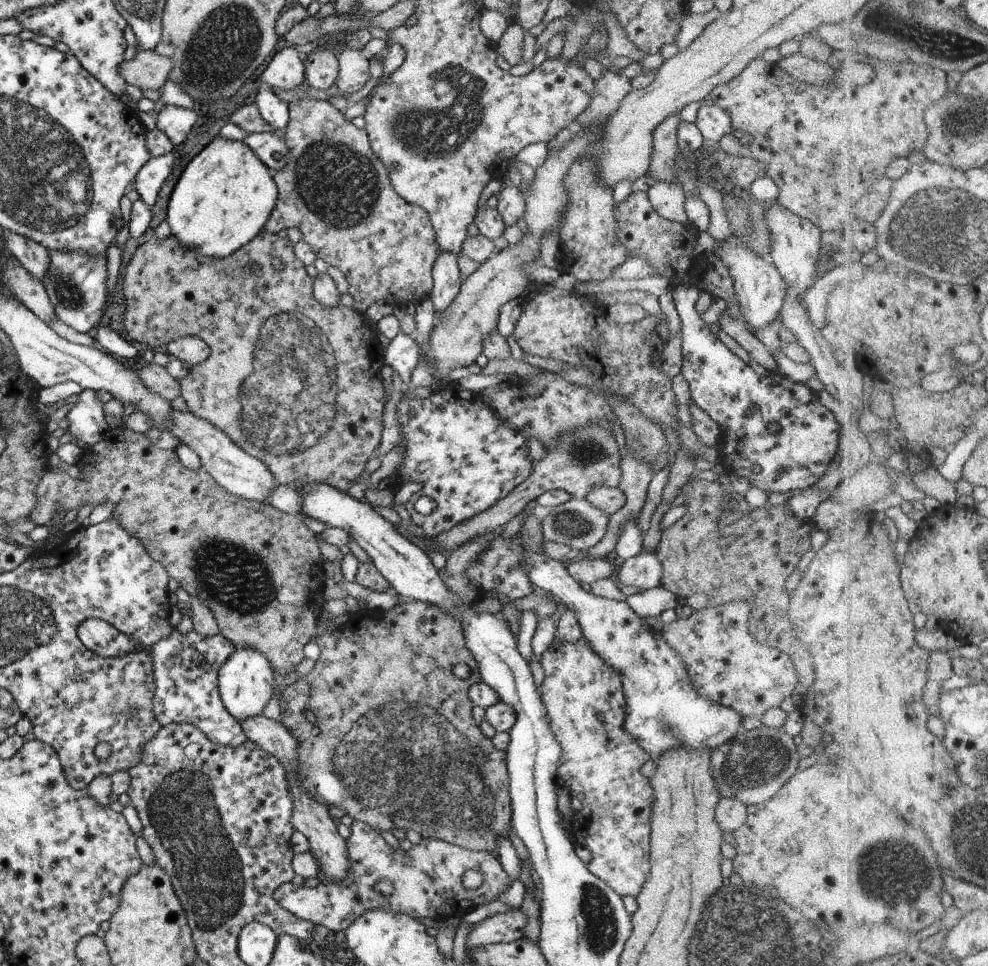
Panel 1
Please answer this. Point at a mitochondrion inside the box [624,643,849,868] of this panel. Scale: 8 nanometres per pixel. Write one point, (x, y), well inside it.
(757, 762)

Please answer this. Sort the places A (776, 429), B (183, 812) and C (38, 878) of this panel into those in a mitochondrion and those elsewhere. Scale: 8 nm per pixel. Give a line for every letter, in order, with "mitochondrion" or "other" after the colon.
A: other
B: mitochondrion
C: other

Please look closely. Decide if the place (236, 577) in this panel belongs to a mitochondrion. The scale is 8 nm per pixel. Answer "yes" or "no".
yes

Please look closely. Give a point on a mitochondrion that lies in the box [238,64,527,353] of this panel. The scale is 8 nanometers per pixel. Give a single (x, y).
(337, 184)

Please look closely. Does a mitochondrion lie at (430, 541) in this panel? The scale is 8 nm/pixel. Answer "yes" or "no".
no

